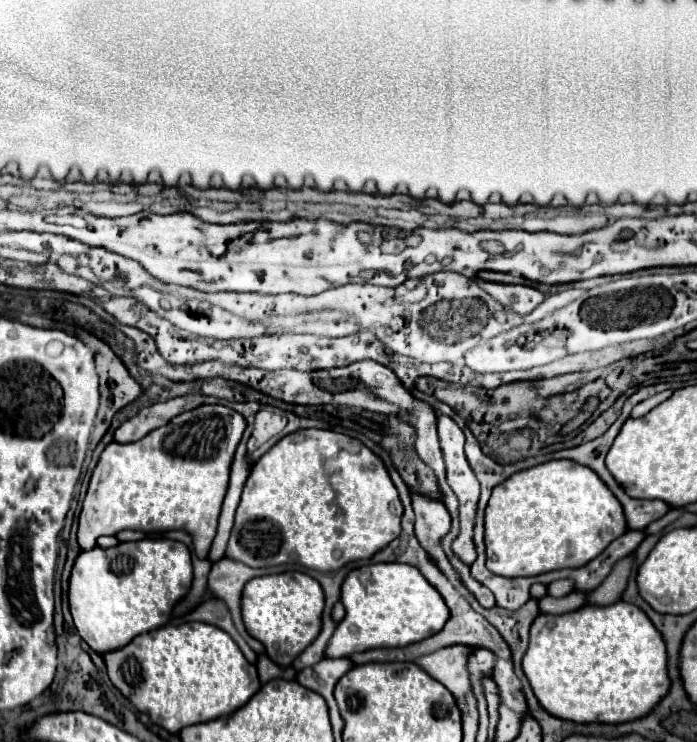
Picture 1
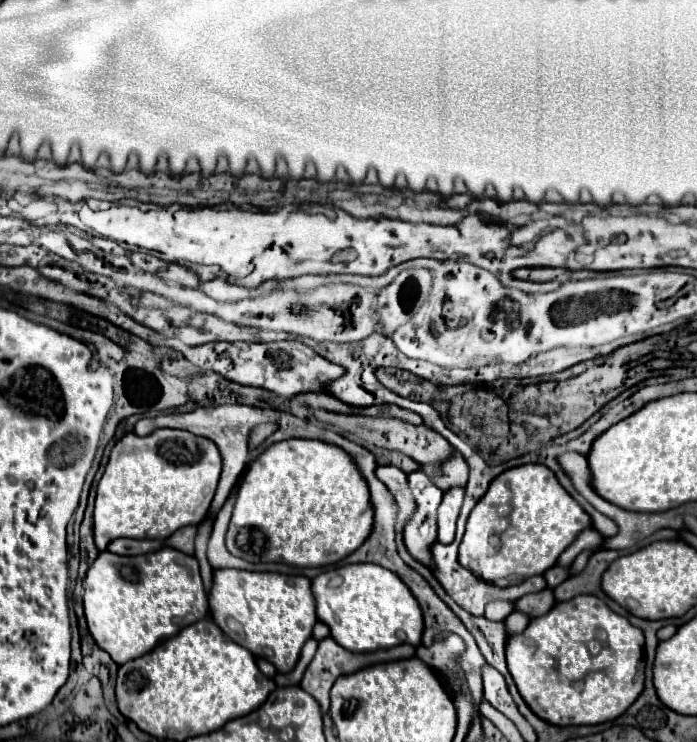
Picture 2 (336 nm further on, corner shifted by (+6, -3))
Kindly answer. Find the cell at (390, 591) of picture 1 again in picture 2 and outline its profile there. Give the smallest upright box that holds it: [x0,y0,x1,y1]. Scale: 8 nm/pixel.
[312,563,424,653]

